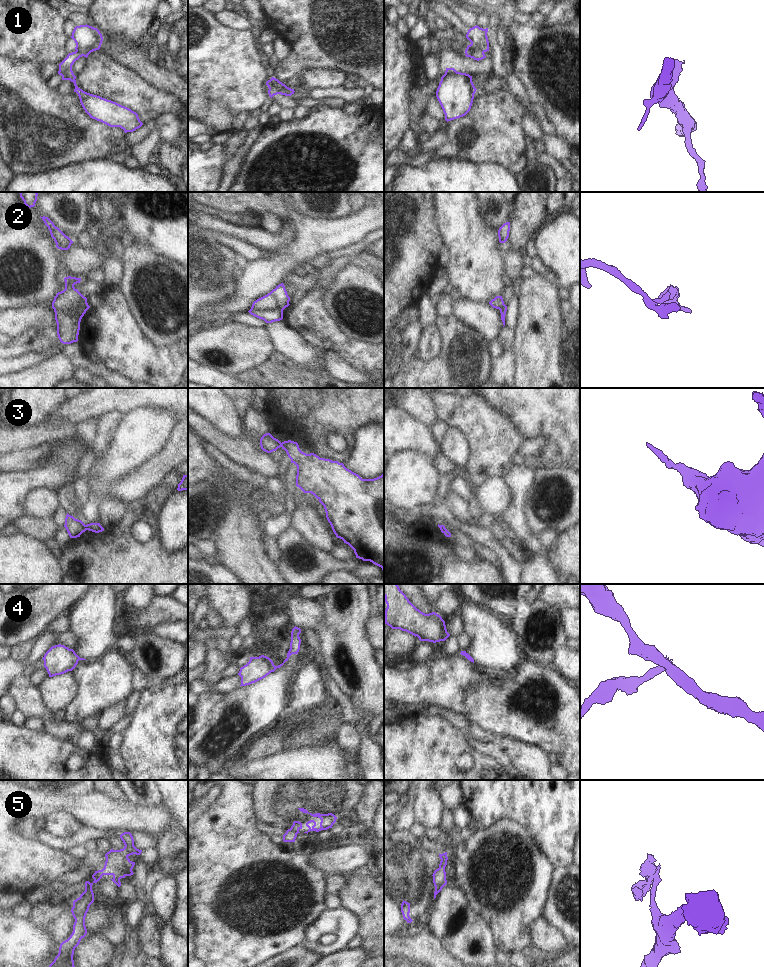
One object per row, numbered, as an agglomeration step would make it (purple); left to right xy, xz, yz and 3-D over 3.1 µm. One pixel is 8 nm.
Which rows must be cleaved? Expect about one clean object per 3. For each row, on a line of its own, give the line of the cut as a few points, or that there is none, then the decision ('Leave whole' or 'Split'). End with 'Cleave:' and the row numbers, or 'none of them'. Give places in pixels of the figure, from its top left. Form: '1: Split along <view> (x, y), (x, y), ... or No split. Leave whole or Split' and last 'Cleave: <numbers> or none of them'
1: Split along yz (483, 51), (476, 50), (466, 54). Split
2: Split along xy (87, 304), (80, 303), (66, 310), (54, 309). Split
3: Split along xy (85, 525), (87, 529). Split
4: Split along xz (275, 666), (276, 668). Split
5: Split along xz (290, 828), (297, 833). Split
Cleave: 1, 2, 3, 4, 5.

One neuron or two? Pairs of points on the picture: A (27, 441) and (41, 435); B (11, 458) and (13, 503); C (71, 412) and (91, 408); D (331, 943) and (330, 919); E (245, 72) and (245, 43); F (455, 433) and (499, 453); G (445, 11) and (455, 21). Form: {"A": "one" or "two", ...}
{"A": "one", "B": "two", "C": "one", "D": "one", "E": "one", "F": "two", "G": "one"}

